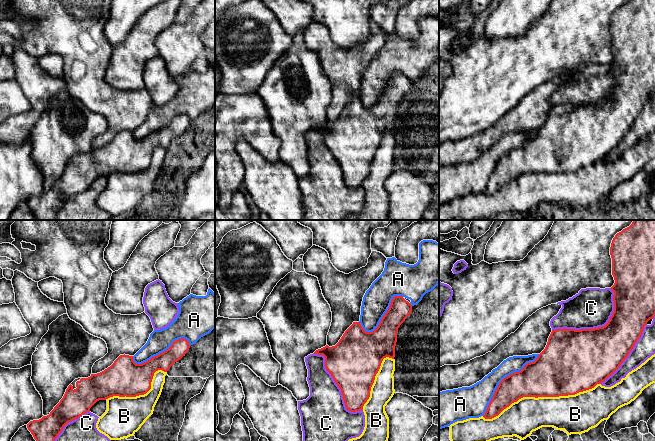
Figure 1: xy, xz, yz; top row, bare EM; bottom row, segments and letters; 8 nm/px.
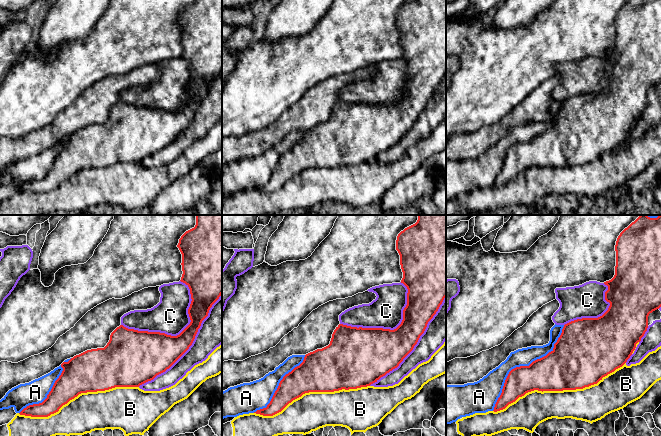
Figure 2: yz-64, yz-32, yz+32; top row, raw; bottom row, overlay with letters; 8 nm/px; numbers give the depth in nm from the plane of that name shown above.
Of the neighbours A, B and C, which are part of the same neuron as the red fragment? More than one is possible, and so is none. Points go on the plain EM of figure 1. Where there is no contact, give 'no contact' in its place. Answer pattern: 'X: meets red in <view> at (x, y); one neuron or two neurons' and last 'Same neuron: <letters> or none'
A: meets red in yz at (503, 155); two neurons
B: meets red in yz at (540, 172); two neurons
C: meets red in yz at (594, 104); two neurons
Same neuron: none

